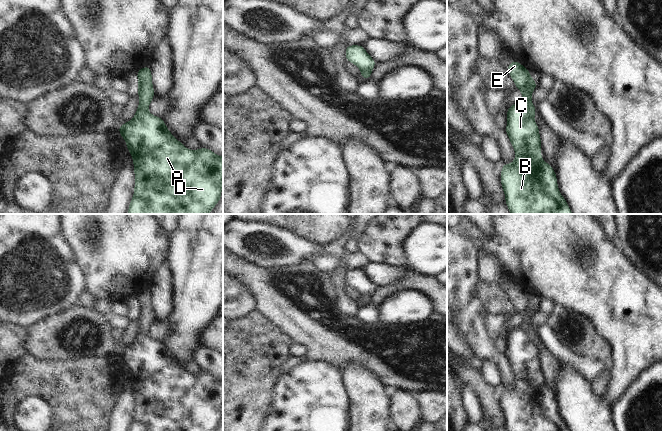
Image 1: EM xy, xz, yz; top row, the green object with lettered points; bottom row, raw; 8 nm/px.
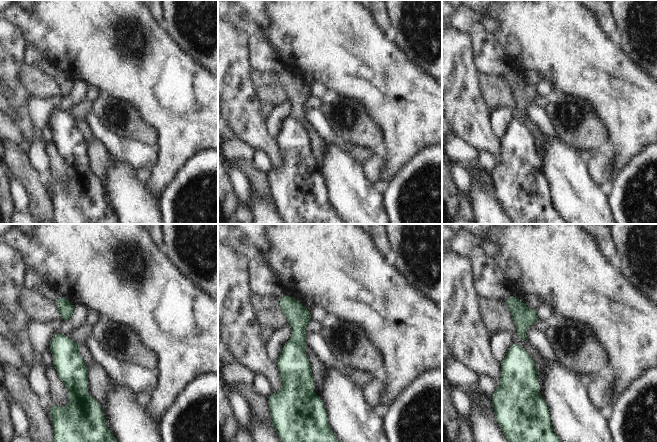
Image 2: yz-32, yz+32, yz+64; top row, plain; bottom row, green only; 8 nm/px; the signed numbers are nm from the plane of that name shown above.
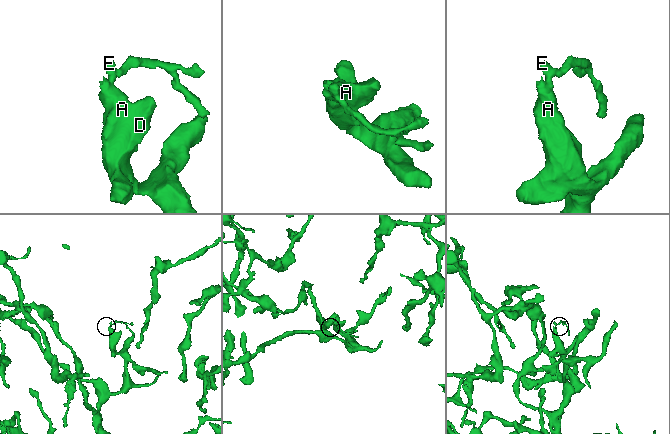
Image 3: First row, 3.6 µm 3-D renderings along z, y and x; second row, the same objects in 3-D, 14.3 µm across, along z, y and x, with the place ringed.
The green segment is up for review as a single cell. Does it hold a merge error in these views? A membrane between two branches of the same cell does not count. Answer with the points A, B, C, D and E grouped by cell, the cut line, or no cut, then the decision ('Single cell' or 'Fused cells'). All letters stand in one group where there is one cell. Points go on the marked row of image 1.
Groups: A B C D / E. Split along yz (519, 103), (532, 118). Fused cells.

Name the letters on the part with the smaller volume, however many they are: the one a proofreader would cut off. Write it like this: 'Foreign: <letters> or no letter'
Foreign: E.

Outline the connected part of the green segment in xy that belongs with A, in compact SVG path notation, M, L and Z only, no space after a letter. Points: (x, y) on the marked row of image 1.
M136 110L134 118L118 128L125 139L134 165L134 194L127 214L209 214L221 200L223 181L223 157L212 150L200 147L193 151L186 148L166 127L162 117L149 111Z

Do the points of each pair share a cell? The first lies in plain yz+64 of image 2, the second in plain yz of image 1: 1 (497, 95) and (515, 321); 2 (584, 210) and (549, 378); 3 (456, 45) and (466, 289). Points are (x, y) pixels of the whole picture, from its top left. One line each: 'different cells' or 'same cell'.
1: different cells
2: different cells
3: same cell

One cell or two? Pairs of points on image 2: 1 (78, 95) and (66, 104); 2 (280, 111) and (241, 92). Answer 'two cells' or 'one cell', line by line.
1: one cell
2: two cells

